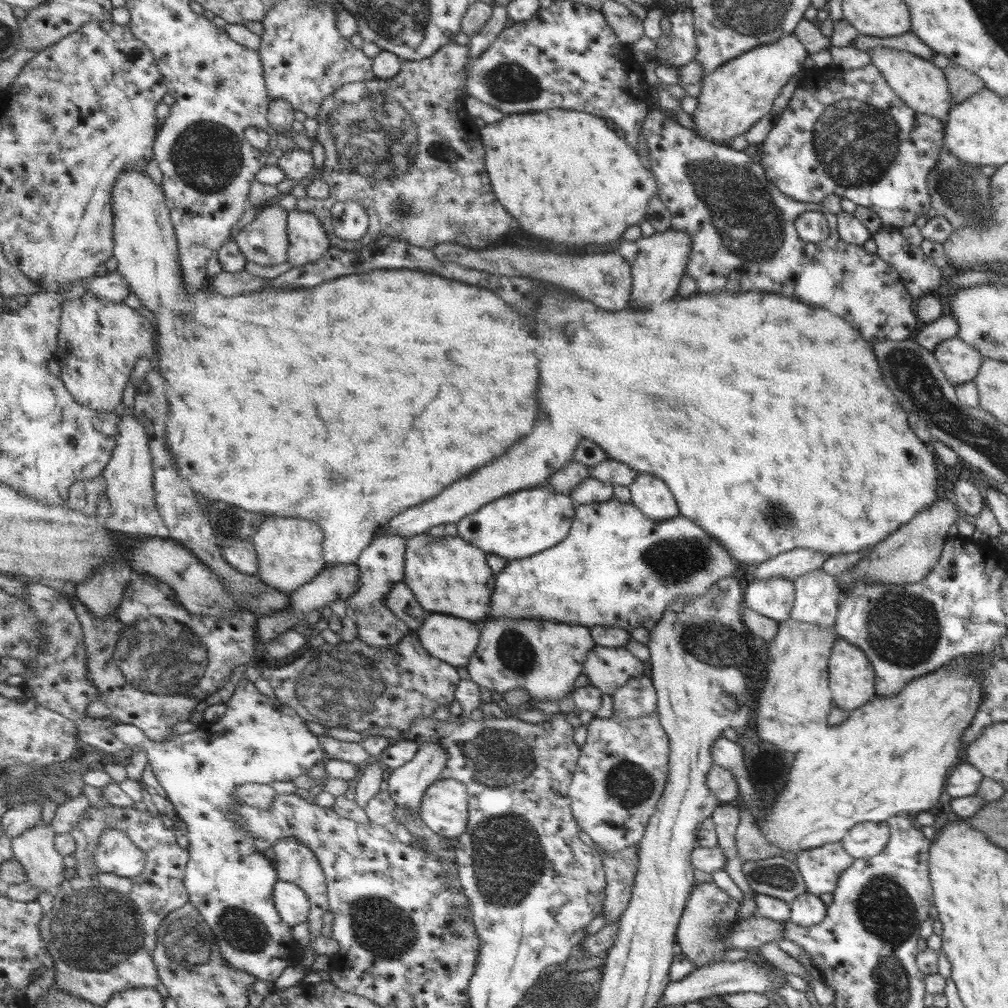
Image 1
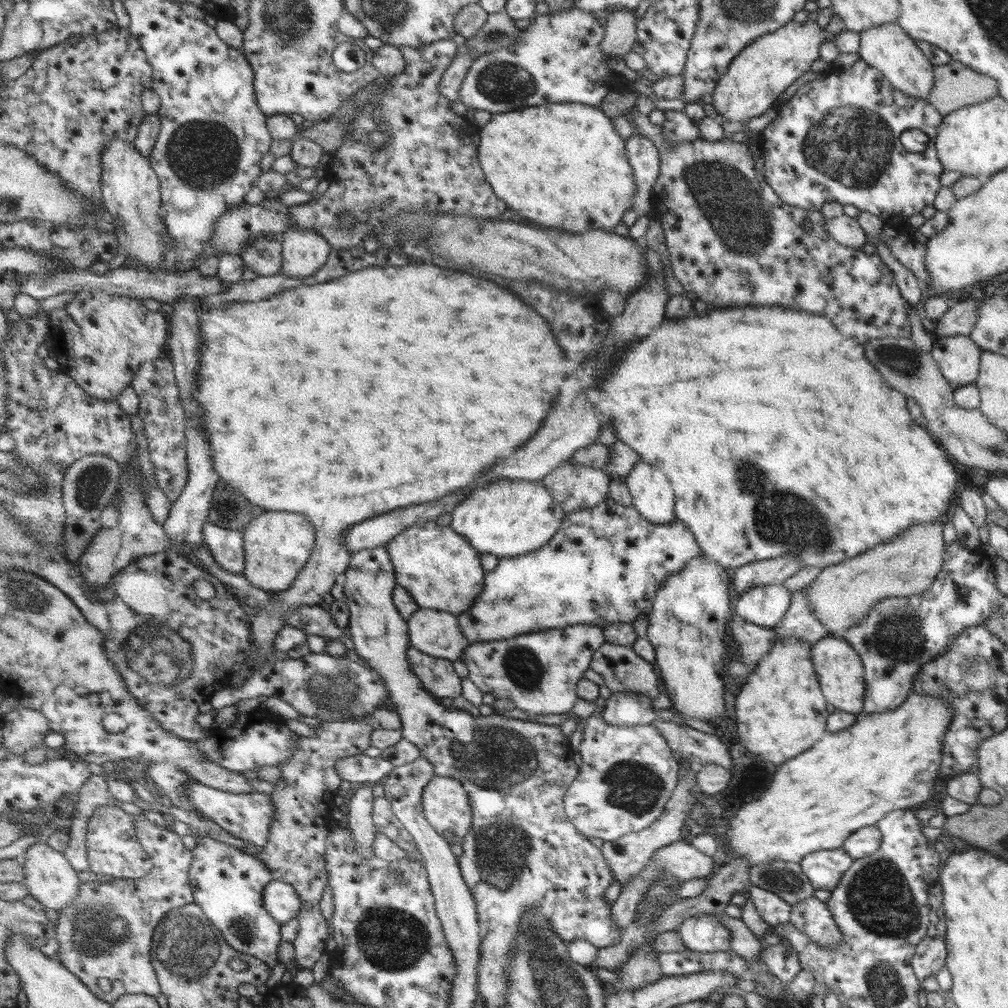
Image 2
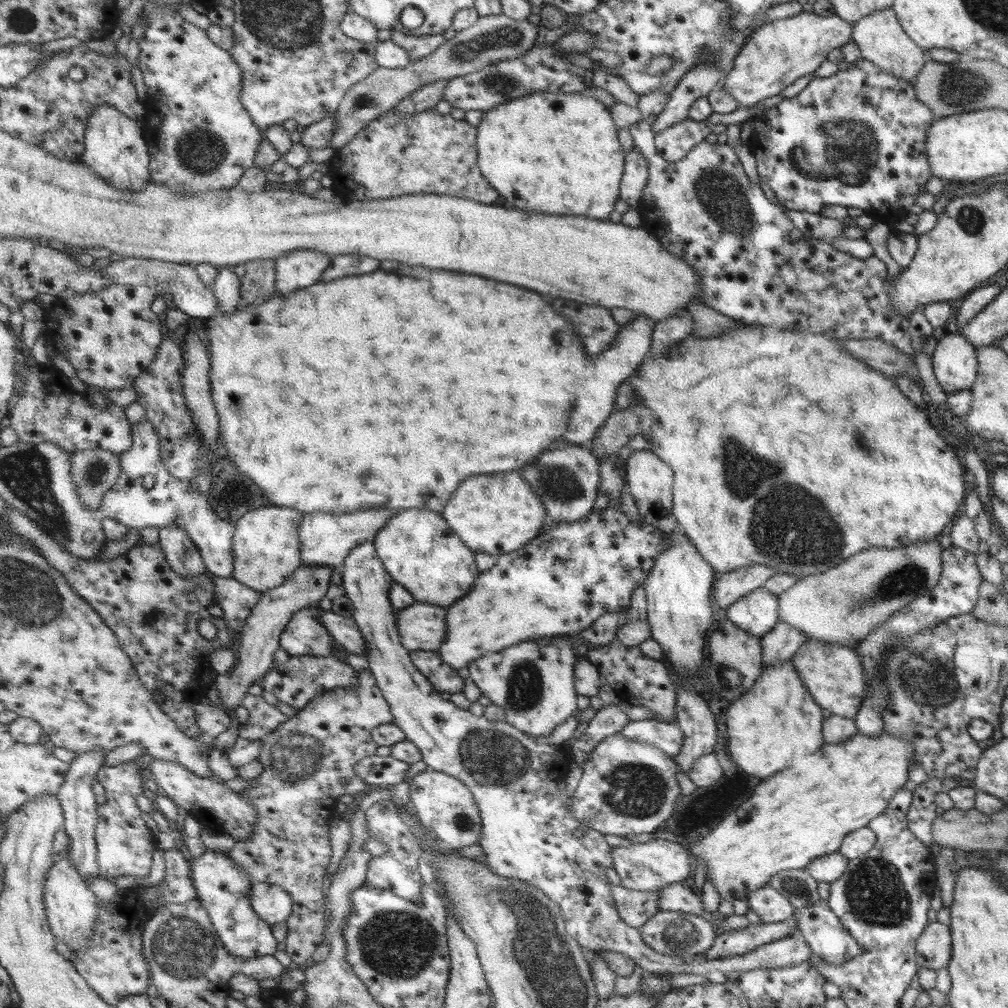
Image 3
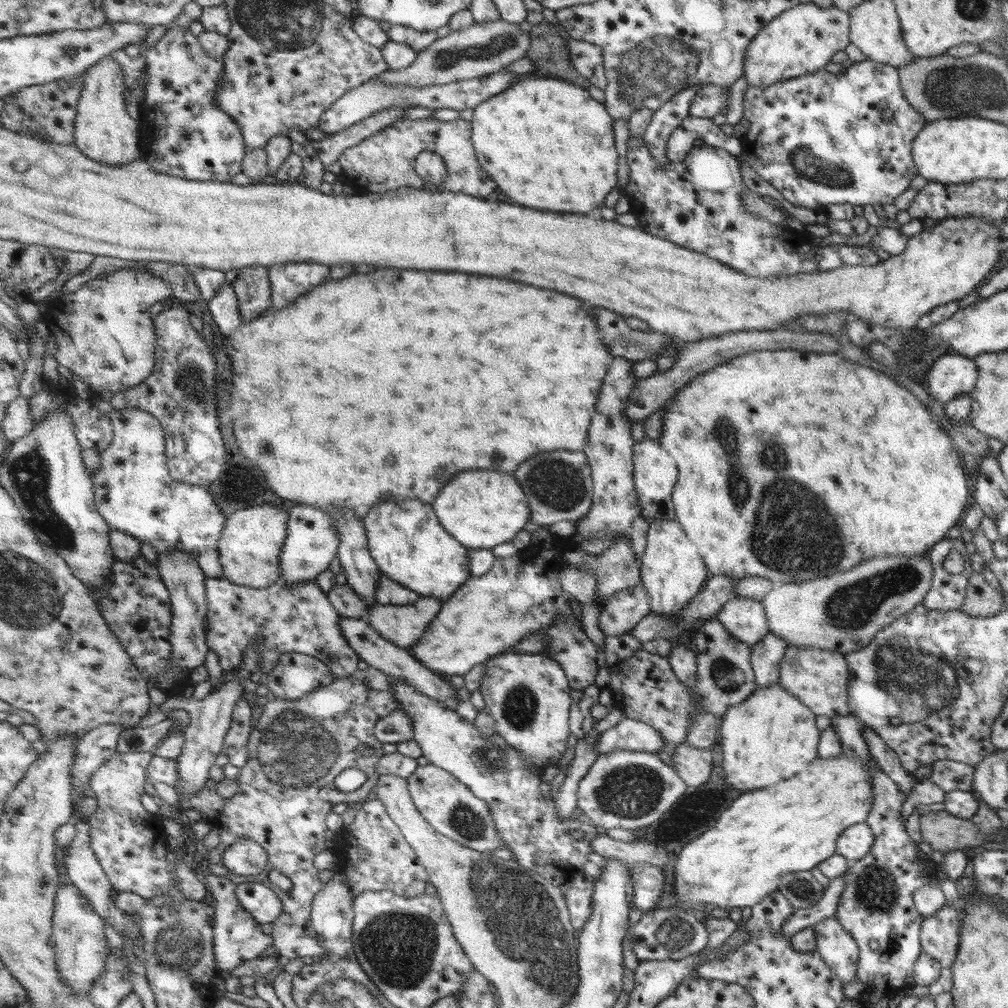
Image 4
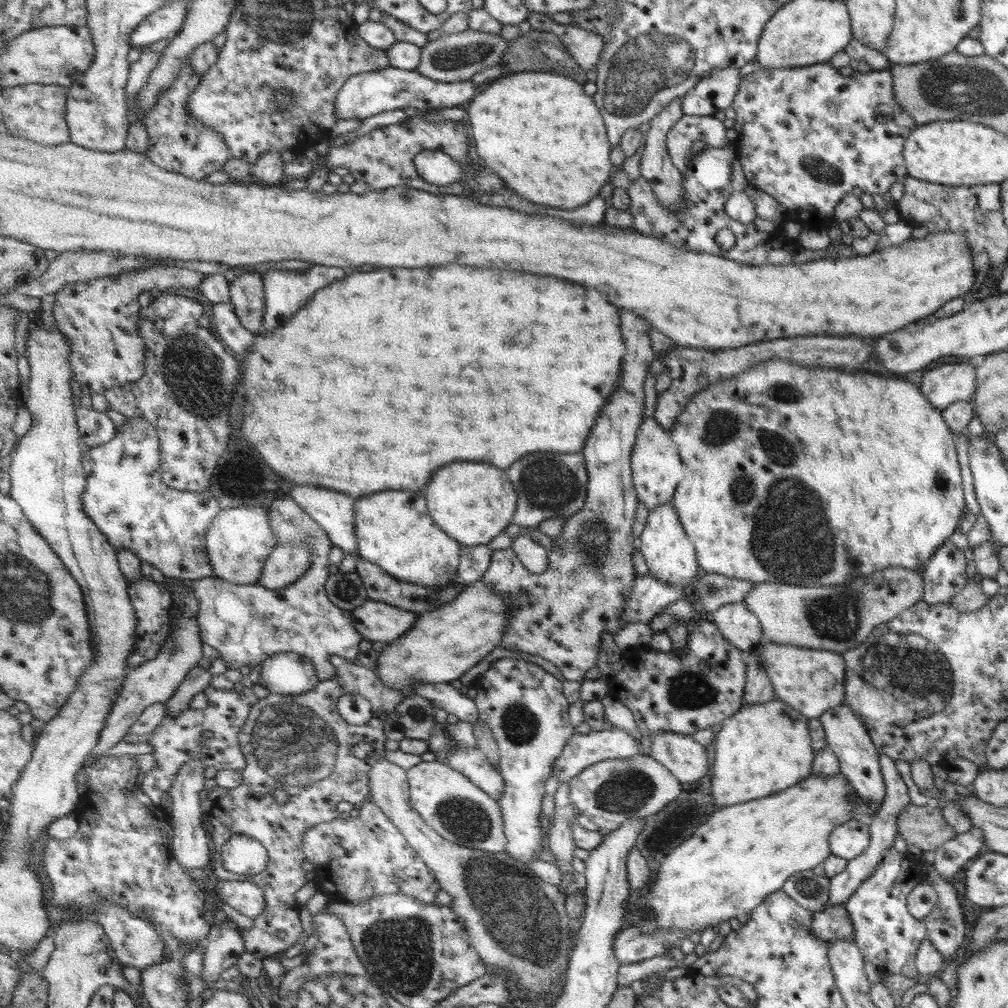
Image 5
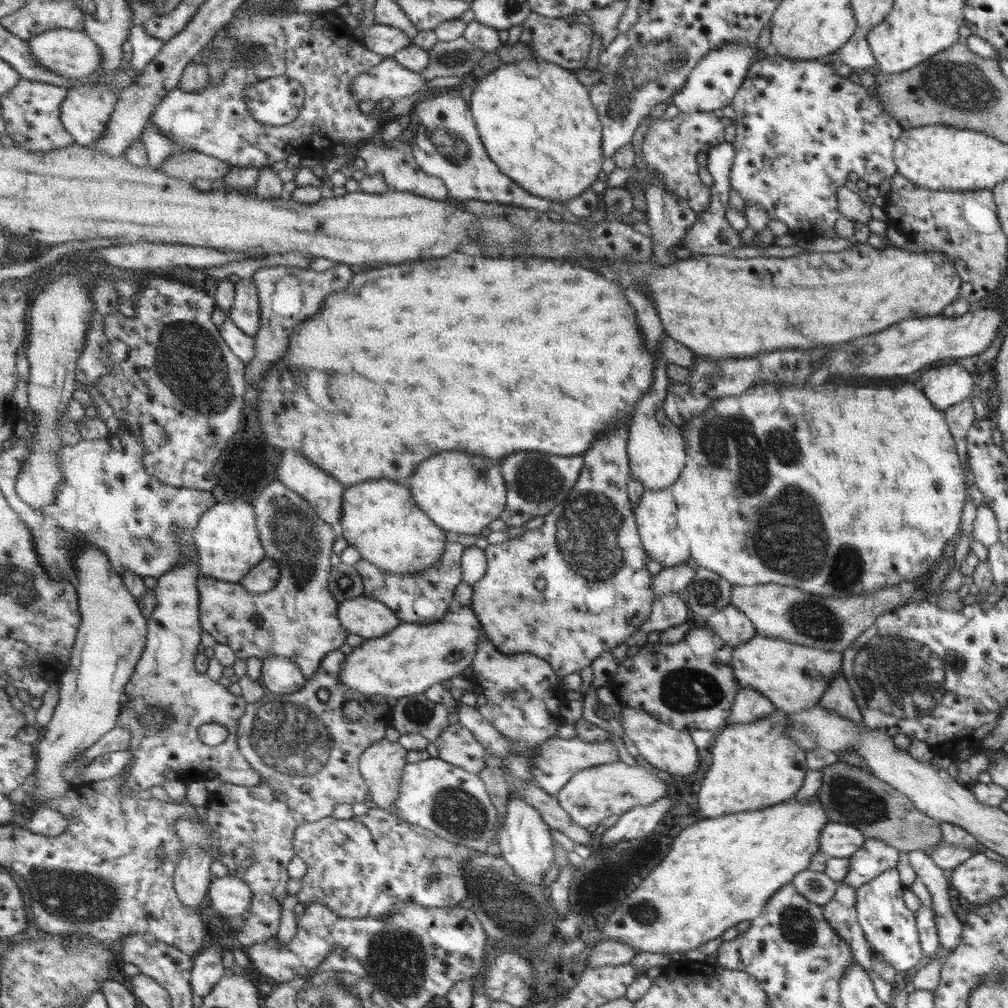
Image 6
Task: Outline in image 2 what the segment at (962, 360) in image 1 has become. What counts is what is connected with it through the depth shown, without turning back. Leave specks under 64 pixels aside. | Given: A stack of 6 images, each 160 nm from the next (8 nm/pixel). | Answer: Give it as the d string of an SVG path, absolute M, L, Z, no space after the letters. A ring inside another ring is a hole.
M968 336L937 337L928 353L952 390L976 380L981 350Z

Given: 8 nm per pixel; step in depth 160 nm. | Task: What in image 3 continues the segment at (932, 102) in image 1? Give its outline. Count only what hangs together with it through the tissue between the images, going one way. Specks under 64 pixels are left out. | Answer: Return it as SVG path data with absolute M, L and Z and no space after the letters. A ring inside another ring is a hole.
M890 8L876 10L852 23L851 41L857 46L860 58L868 60L879 70L886 71L895 78L907 80L908 84L913 83L927 60L926 53L905 36L895 13Z

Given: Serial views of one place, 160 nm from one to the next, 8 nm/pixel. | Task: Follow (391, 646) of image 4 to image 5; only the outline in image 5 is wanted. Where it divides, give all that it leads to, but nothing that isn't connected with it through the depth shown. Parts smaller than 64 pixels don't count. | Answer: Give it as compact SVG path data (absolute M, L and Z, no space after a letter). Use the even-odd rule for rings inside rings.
M421 681L414 686L414 693L428 698L437 707L454 714L459 720L475 726L480 720L480 712L474 699L461 694L449 683L426 683Z

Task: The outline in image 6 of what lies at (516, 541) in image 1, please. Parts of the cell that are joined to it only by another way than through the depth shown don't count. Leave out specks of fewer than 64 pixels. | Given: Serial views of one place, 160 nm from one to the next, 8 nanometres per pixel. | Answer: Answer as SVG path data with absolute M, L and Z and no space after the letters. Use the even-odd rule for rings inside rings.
M441 452L419 465L409 478L418 505L443 531L455 535L479 535L503 515L508 501L506 478L499 462L465 452Z

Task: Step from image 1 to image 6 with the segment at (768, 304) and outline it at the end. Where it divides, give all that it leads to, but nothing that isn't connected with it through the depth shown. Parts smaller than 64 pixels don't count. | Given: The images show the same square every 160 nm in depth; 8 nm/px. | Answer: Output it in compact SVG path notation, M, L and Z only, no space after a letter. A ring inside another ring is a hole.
M757 384L747 388L741 396L733 398L731 396L723 396L722 398L715 398L710 402L705 402L707 410L703 410L689 420L685 426L682 427L683 436L687 442L686 452L687 461L686 467L683 469L682 475L677 479L675 484L670 486L674 492L675 500L678 503L678 522L679 527L683 533L687 535L690 540L692 548L692 564L694 566L706 568L711 570L724 578L729 584L737 586L753 586L756 584L775 583L783 586L790 586L798 588L803 592L811 593L819 596L832 597L846 597L849 595L858 595L861 593L873 592L875 589L894 585L903 581L911 582L913 578L925 574L932 569L936 560L941 556L942 548L950 539L955 539L959 526L961 509L964 505L966 495L964 494L965 472L959 465L957 453L955 453L955 446L950 432L944 422L943 413L935 408L923 397L923 394L918 390L918 387L913 384L901 384L901 386L887 386L887 388L853 388L853 386L839 386L839 384L821 384L821 386L813 386L813 390L809 386L799 386L799 384L785 384L781 388L775 388L773 384Z

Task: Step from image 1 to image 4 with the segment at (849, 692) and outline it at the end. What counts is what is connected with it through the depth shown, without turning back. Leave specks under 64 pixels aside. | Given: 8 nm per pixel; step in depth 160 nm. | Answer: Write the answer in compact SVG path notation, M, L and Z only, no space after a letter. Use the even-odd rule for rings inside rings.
M786 645L781 663L779 663L778 681L800 703L803 703L814 716L845 716L847 707L847 667L843 655L811 647Z

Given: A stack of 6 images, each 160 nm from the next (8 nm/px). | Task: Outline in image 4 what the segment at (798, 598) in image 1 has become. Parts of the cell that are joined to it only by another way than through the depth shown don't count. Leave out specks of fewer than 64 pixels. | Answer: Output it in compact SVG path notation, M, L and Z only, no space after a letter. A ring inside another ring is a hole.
M767 633L750 649L750 665L753 668L756 688L778 680L779 663L786 649L786 642L773 633Z

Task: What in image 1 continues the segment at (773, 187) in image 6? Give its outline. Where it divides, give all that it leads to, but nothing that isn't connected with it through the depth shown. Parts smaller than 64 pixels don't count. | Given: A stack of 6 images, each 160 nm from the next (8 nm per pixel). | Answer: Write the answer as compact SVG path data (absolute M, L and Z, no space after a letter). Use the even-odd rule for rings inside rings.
M871 64L863 68L849 69L844 71L836 65L827 67L810 67L801 74L799 83L793 89L787 106L781 110L777 117L773 118L773 125L766 134L766 138L760 142L761 154L759 166L764 170L766 179L770 181L775 188L778 188L785 196L791 197L802 203L820 203L824 196L835 194L840 199L847 198L854 202L856 206L864 206L879 217L883 225L894 227L903 227L913 224L913 221L924 216L929 210L930 200L927 194L927 175L937 160L939 151L943 146L943 124L939 119L929 115L917 116L905 103L889 88L883 75Z

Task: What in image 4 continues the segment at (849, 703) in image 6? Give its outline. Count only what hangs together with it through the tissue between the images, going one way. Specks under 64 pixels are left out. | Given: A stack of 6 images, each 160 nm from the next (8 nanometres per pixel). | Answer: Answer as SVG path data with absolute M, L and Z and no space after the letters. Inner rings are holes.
M853 714L845 716L834 716L830 719L830 726L833 727L838 736L841 750L846 755L861 761L870 772L871 790L874 792L870 811L867 813L864 823L873 833L873 842L869 852L861 860L847 861L845 874L845 890L841 892L841 900L837 902L834 917L838 924L851 936L858 946L858 959L856 960L856 975L854 980L861 982L865 989L857 997L857 1000L864 1001L873 997L892 997L894 993L910 984L913 963L920 953L920 925L922 916L913 908L911 894L915 889L929 883L936 875L936 864L928 861L927 857L911 841L904 827L904 820L901 819L901 804L906 796L899 790L899 787L876 766L870 758L867 745L862 735L862 724Z

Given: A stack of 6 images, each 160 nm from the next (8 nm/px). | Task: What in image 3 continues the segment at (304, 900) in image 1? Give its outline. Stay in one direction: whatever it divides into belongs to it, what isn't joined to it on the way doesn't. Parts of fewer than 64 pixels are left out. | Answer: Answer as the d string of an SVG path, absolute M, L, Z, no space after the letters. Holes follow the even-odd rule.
M253 882L251 906L269 925L286 922L294 912L293 899L289 892L275 884Z

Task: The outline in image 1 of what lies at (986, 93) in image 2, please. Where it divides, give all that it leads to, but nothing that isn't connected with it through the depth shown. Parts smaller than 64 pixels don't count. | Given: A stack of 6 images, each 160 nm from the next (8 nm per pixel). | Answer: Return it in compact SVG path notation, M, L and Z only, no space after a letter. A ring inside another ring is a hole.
M951 64L942 69L950 96L950 108L984 87L983 81L966 68Z

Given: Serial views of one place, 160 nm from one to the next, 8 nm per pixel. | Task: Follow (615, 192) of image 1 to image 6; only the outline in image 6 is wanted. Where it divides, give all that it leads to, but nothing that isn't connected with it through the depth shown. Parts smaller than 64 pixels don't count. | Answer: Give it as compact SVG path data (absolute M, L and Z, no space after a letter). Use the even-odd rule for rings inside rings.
M537 58L505 64L496 68L491 74L477 80L476 87L472 91L471 96L469 96L469 103L475 122L477 123L479 134L481 135L481 140L483 140L490 159L493 162L497 162L497 166L499 166L507 176L511 176L519 186L523 186L525 190L533 192L535 196L541 196L555 202L570 202L570 200L575 200L585 191L590 190L591 186L595 184L595 180L599 178L599 174L601 174L601 170L603 170L604 160L603 123L598 115L598 109L595 108L594 101L590 97L590 89L581 84L579 77L574 71L563 68L560 64Z

